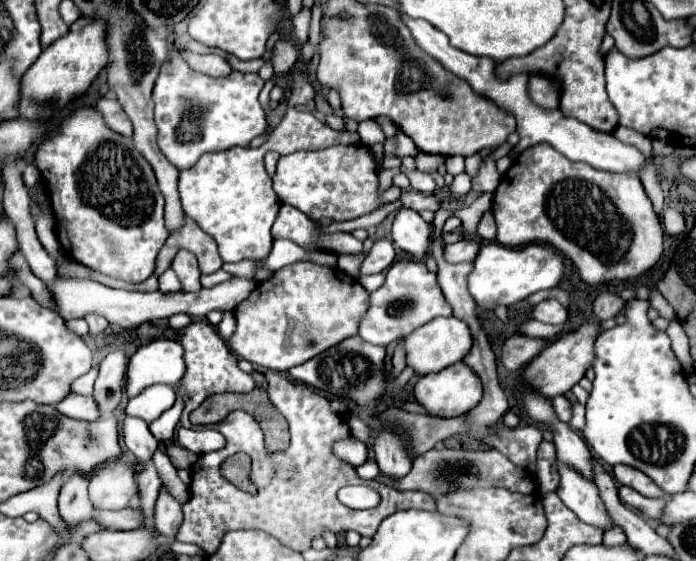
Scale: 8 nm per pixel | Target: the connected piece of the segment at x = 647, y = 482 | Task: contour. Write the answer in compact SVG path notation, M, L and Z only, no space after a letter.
M615 465L613 467L615 479L621 485L627 485L631 489L635 489L637 493L645 495L645 497L669 497L665 491L661 491L661 487L657 487L645 473L629 467L629 465Z

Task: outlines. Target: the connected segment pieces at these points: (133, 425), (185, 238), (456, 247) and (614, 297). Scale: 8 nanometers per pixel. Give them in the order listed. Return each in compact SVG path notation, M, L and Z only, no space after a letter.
M125 415L123 421L123 441L139 463L149 461L159 445L159 441L149 431L149 425L143 419L131 415Z
M185 217L185 227L173 235L169 235L165 247L159 251L159 257L157 257L157 263L155 263L155 273L153 275L161 275L165 273L165 269L169 269L177 249L189 249L197 255L199 259L199 269L203 275L211 275L215 271L221 269L223 261L219 257L219 251L217 251L217 243L213 241L213 237L209 237L205 231L201 231L193 219Z
M465 237L453 245L445 247L445 261L449 263L461 263L461 261L475 261L479 249L481 249L481 241L475 237Z
M601 291L601 295L595 299L593 313L599 321L605 321L605 319L615 317L623 305L625 301L615 291Z

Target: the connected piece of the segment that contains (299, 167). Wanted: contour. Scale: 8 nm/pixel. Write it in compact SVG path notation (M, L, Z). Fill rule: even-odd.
M333 145L321 151L299 151L281 157L275 171L275 193L281 203L293 205L307 213L313 221L329 217L331 221L349 221L369 215L383 203L399 199L401 189L379 189L375 159L365 145Z

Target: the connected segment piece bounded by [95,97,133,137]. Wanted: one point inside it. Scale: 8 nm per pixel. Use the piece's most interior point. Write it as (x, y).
(110, 109)

